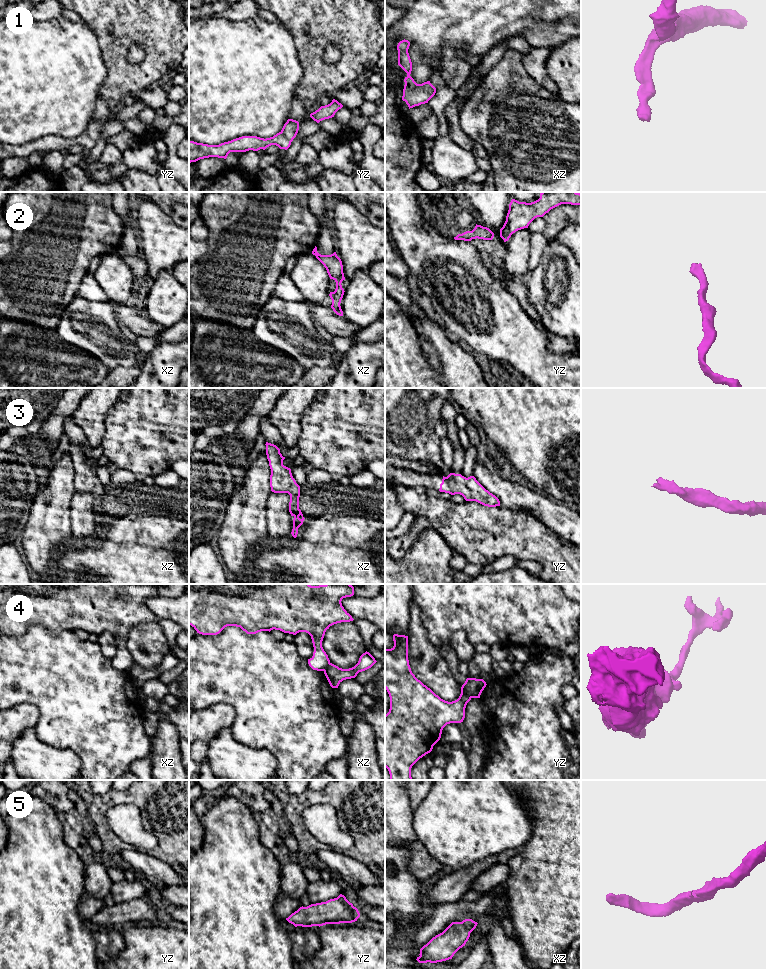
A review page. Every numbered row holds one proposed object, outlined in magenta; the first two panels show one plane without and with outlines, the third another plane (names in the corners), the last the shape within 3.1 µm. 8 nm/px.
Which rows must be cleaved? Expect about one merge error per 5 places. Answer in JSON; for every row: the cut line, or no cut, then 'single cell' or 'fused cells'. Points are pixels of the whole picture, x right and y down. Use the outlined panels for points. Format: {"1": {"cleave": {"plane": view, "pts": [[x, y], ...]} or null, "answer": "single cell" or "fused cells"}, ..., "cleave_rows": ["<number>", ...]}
{"1": {"cleave": null, "answer": "single cell"}, "2": {"cleave": null, "answer": "single cell"}, "3": {"cleave": null, "answer": "single cell"}, "4": {"cleave": {"plane": "yz", "pts": [[462, 685], [472, 697]]}, "answer": "fused cells"}, "5": {"cleave": null, "answer": "single cell"}, "cleave_rows": ["4"]}

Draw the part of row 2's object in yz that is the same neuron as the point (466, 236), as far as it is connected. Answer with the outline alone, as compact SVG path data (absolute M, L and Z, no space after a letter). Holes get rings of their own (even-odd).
M481 225L475 226L472 231L466 231L462 234L458 234L454 237L455 240L464 240L471 241L472 239L483 239L483 240L492 240L494 237L494 233L487 227L483 227Z

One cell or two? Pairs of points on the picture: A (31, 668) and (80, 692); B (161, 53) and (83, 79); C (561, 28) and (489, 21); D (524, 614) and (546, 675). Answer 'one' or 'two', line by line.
A: one
B: two
C: two
D: two

